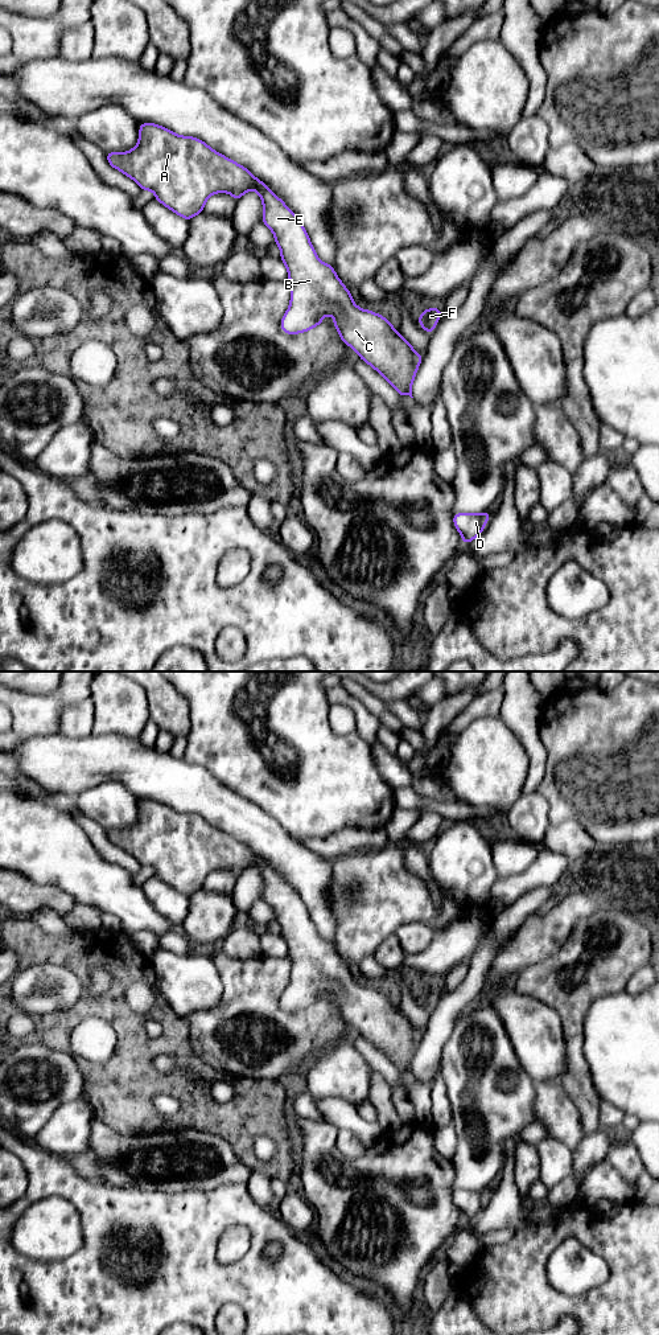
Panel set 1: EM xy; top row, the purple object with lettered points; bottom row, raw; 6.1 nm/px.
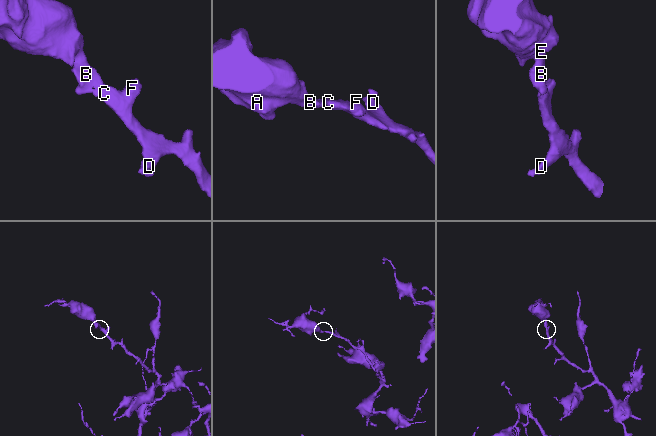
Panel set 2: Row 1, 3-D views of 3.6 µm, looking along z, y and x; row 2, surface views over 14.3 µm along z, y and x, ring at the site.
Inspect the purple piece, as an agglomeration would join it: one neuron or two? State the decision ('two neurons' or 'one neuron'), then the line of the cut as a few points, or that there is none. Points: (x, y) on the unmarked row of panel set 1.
one neuron | no cut

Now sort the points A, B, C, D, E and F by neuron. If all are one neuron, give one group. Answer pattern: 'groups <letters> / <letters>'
groups A B C D E F

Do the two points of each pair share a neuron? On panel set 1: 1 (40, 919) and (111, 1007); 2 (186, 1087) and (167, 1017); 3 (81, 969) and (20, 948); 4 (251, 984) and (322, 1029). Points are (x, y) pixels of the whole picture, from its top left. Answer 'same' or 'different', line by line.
1: different
2: same
3: same
4: same

